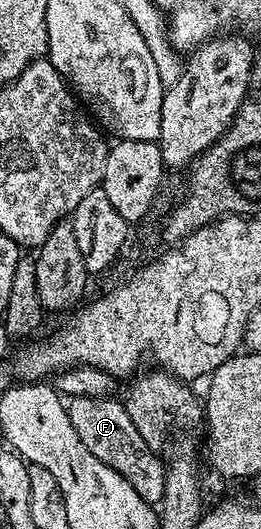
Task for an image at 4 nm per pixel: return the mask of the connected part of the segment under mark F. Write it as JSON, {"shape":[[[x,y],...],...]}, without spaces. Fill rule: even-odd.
{"shape":[[[76,397],[69,401],[66,413],[72,422],[80,442],[104,462],[104,466],[112,466],[116,474],[120,474],[144,498],[144,502],[155,506],[161,505],[164,498],[164,482],[166,481],[166,465],[163,457],[148,448],[140,438],[135,423],[129,418],[123,401],[118,398]]]}

